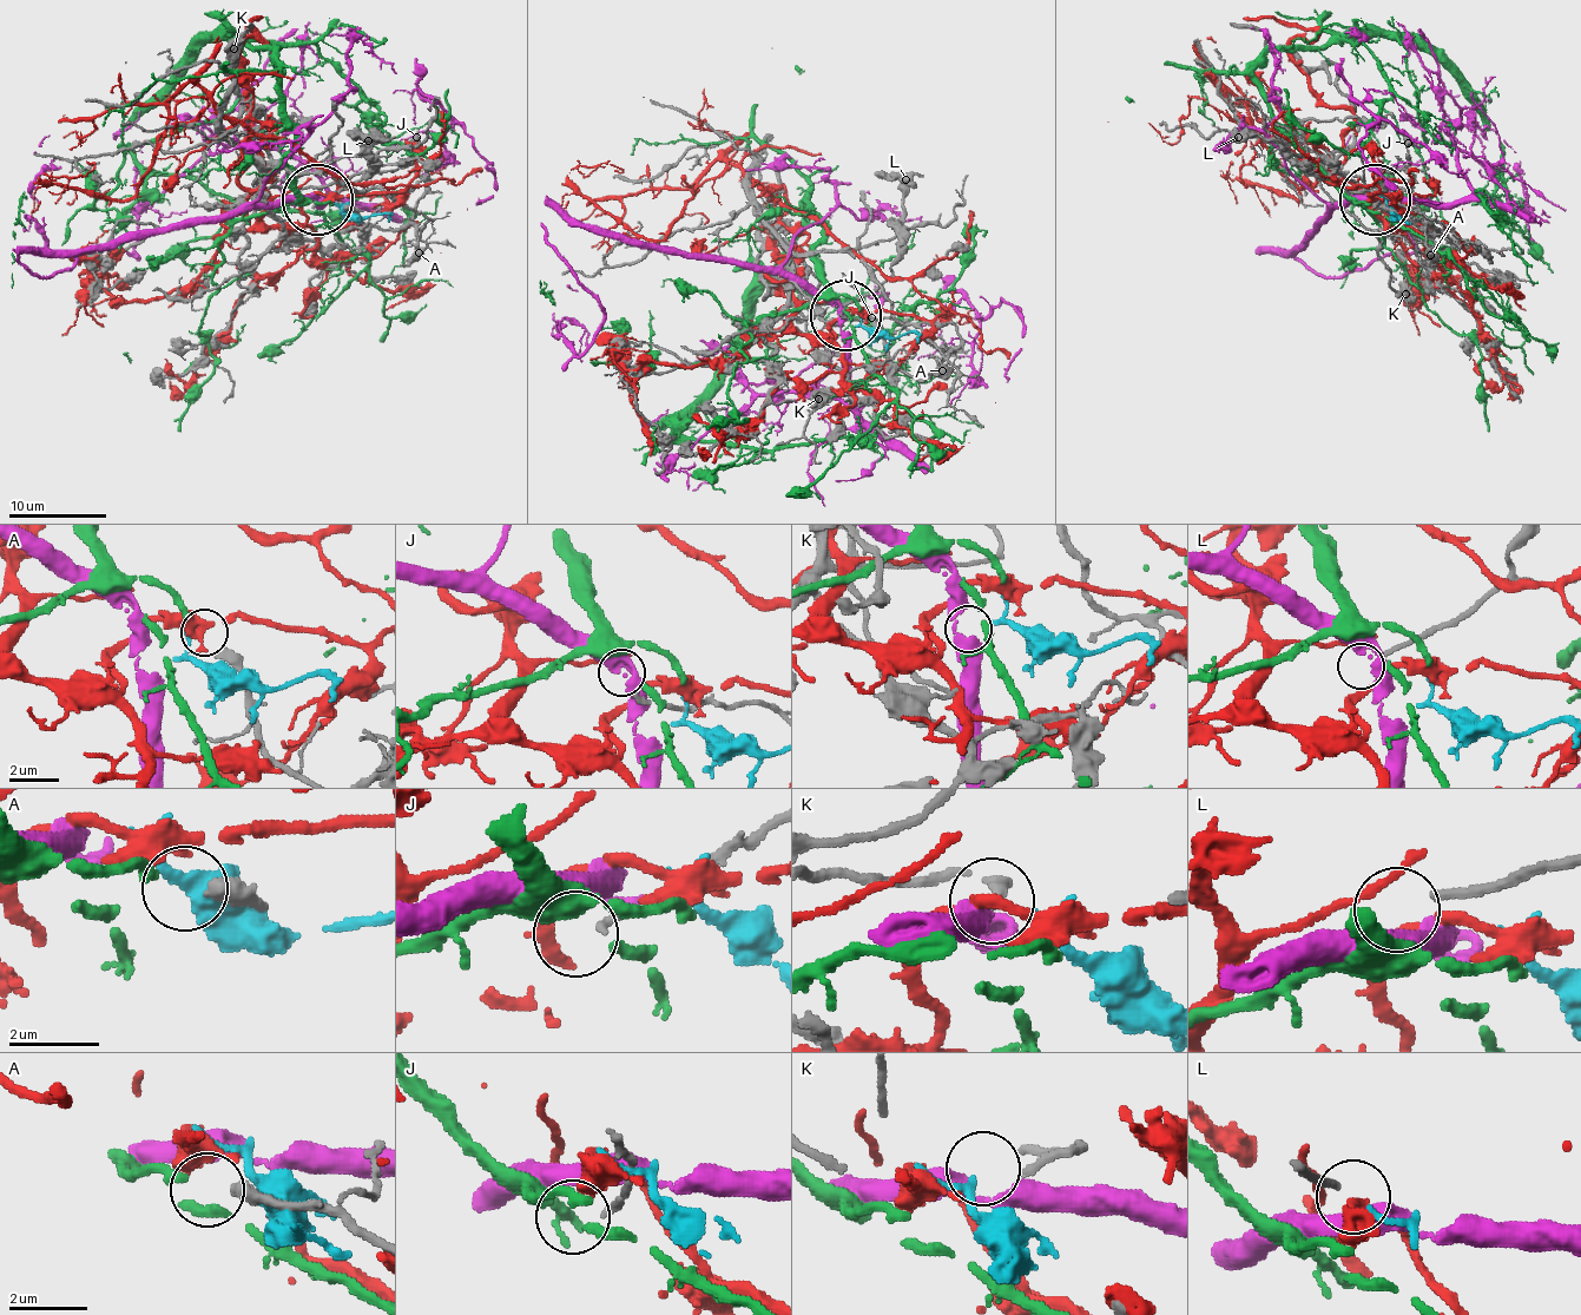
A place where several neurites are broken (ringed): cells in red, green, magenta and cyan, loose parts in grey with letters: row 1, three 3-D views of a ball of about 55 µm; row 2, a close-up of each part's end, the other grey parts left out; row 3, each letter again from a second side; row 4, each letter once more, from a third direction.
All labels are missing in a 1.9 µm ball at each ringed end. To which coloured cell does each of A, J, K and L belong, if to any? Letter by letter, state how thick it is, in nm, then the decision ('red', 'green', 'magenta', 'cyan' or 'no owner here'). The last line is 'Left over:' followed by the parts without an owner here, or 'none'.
A: calibre 440 nm; green
J: calibre 180 nm; no owner here
K: calibre 240 nm; cyan
L: calibre 200 nm; no owner here
Left over: J, L

